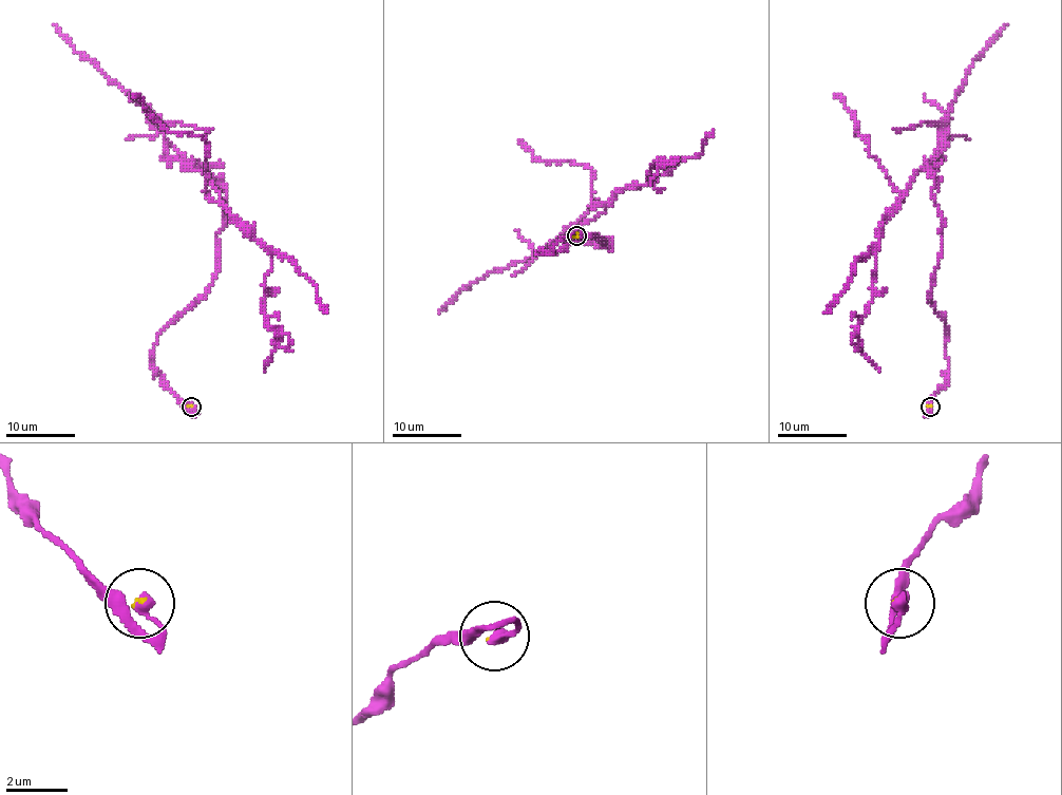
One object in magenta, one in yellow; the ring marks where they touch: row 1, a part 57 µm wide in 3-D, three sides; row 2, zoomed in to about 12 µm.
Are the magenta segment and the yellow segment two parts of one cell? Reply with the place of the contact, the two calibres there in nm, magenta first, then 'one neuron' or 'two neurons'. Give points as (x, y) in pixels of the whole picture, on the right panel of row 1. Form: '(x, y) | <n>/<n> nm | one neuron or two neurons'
(930, 407) | 320/80 nm | two neurons

